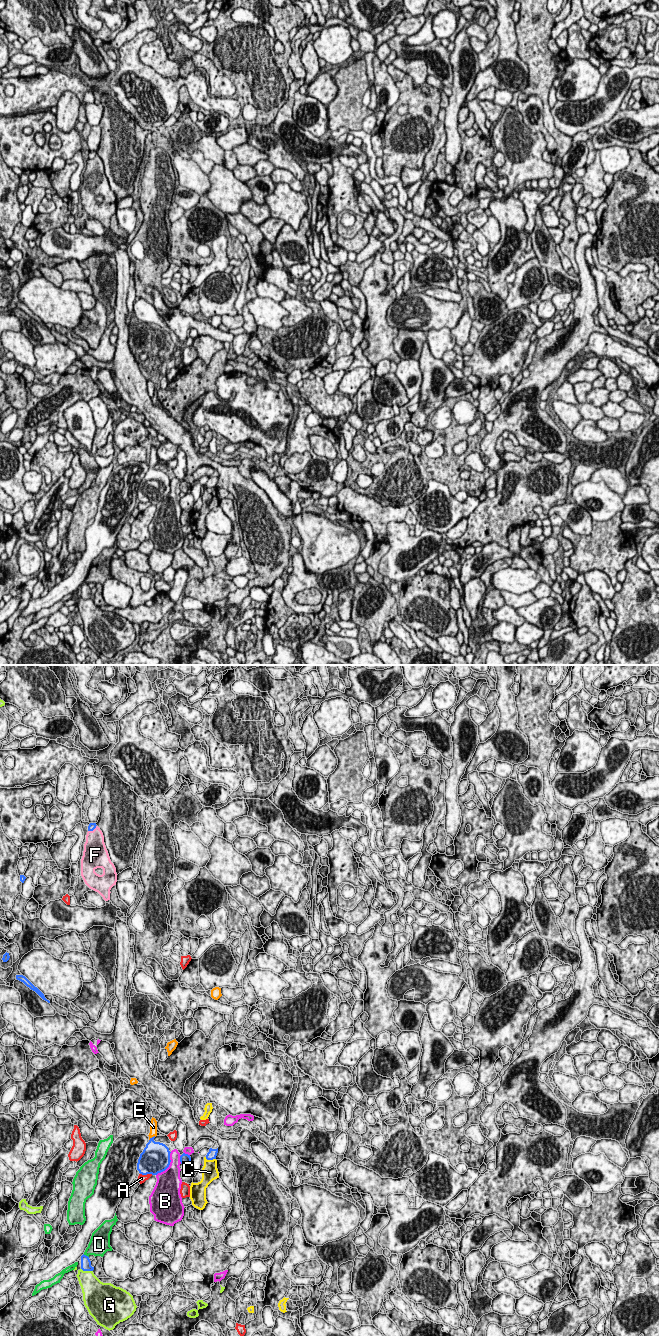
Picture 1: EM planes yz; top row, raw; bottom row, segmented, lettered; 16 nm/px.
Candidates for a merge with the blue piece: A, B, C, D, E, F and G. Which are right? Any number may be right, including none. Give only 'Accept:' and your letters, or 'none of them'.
Accept: E

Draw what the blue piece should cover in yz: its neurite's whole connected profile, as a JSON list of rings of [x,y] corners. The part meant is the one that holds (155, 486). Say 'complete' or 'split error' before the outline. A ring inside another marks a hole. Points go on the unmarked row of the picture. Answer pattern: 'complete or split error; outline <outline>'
split error; outline [[[152,445],[149,461],[149,470],[140,482],[137,491],[137,498],[142,503],[157,503],[165,499],[170,493],[169,476],[160,470],[155,470],[157,464],[157,449]]]

